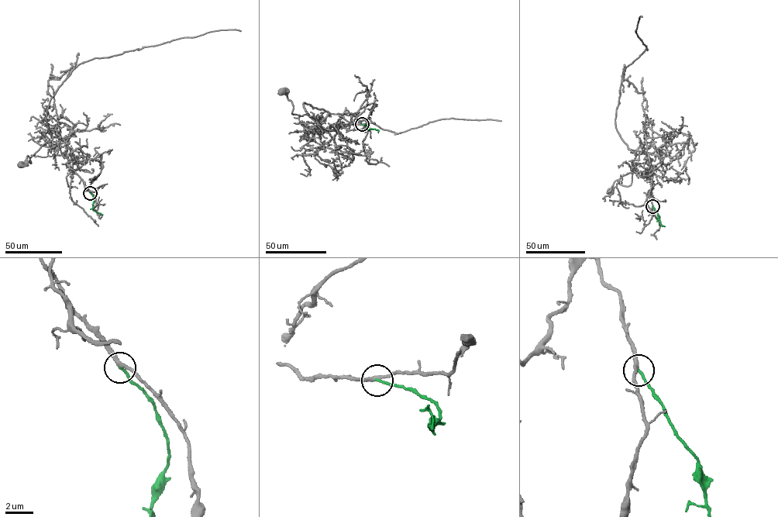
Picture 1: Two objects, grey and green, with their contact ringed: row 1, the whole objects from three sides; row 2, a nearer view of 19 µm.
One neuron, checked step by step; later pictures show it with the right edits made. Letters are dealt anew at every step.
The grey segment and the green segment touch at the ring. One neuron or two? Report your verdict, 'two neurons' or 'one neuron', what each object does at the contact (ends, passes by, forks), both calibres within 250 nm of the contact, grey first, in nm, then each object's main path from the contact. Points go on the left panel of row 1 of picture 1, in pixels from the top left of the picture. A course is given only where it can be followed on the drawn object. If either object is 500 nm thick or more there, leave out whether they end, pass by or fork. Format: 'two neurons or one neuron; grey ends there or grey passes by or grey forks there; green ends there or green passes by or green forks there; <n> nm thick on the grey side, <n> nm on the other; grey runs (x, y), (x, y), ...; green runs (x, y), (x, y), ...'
one neuron; grey passes by; green ends there; 260 nm thick on the grey side, 180 nm on the other; grey runs (90, 193), (69, 167), (70, 148), (60, 138), (46, 142), (29, 158), (31, 163), (27, 156), (20, 165); green runs (90, 193), (94, 199), (93, 209), (101, 215)

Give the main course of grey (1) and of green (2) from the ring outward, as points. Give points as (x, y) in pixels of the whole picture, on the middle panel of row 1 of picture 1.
1: (362, 124), (352, 123), (337, 128), (337, 131), (328, 130), (311, 116), (292, 114), (292, 102), (280, 91)
2: (362, 124), (367, 126), (367, 129), (375, 129), (378, 132)

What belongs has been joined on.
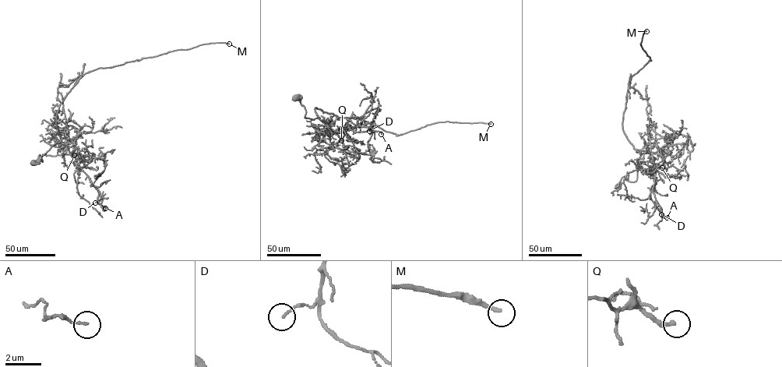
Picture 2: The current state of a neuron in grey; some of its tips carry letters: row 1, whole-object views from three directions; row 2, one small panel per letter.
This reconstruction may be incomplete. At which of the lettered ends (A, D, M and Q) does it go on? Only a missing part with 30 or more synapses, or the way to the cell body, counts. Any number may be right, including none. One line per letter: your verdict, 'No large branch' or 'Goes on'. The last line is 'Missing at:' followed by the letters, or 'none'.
A: No large branch
D: No large branch
M: Goes on
Q: Goes on
Missing at: M, Q

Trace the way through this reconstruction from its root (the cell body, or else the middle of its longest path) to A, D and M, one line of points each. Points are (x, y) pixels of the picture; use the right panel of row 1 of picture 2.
A: (618, 187), (623, 177), (636, 180), (637, 160), (649, 153), (655, 169), (653, 192), (667, 217)
D: (618, 187), (623, 177), (636, 180), (637, 160), (649, 153), (655, 169), (653, 192), (661, 214)
M: (618, 187), (623, 177), (636, 180), (641, 154), (622, 121), (631, 77), (650, 60), (640, 44), (646, 31)

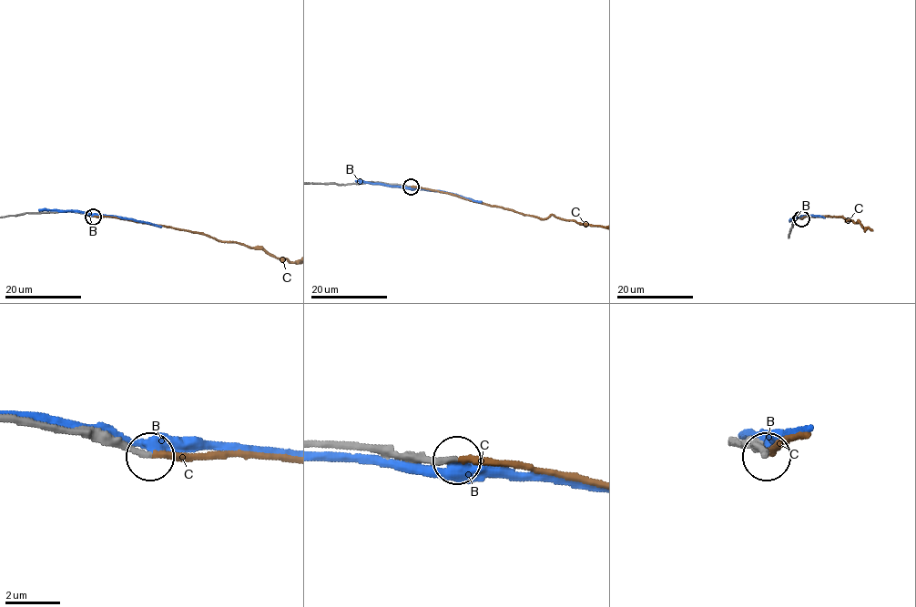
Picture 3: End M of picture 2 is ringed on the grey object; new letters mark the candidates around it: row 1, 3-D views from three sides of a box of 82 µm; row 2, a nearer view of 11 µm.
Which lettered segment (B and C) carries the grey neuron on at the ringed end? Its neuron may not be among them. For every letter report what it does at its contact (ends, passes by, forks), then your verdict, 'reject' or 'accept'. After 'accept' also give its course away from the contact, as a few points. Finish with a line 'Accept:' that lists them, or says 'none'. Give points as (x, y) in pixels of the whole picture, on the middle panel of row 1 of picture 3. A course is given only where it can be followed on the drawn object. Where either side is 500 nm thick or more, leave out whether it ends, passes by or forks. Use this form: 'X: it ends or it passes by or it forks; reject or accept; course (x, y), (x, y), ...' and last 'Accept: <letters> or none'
B: it passes by; reject
C: it ends; accept
Accept: C

